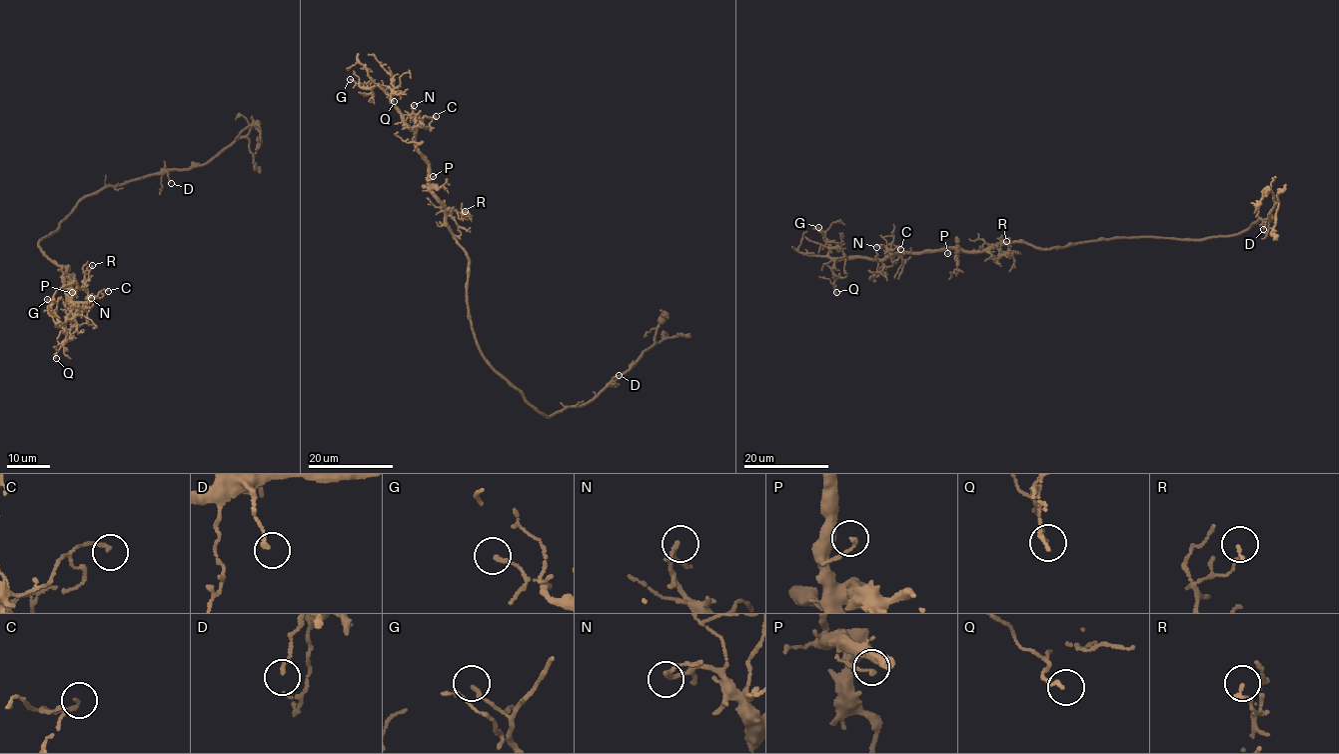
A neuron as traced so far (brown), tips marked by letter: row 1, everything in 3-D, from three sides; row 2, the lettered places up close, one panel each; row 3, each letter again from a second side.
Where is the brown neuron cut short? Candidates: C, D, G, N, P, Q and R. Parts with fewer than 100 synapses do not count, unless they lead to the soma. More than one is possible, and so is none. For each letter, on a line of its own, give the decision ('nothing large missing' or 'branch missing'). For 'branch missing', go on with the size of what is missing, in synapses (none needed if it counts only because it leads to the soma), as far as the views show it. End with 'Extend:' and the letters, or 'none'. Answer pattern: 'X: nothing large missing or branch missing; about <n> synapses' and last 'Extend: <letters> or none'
C: nothing large missing
D: nothing large missing
G: nothing large missing
N: nothing large missing
P: nothing large missing
Q: nothing large missing
R: nothing large missing
Extend: none

